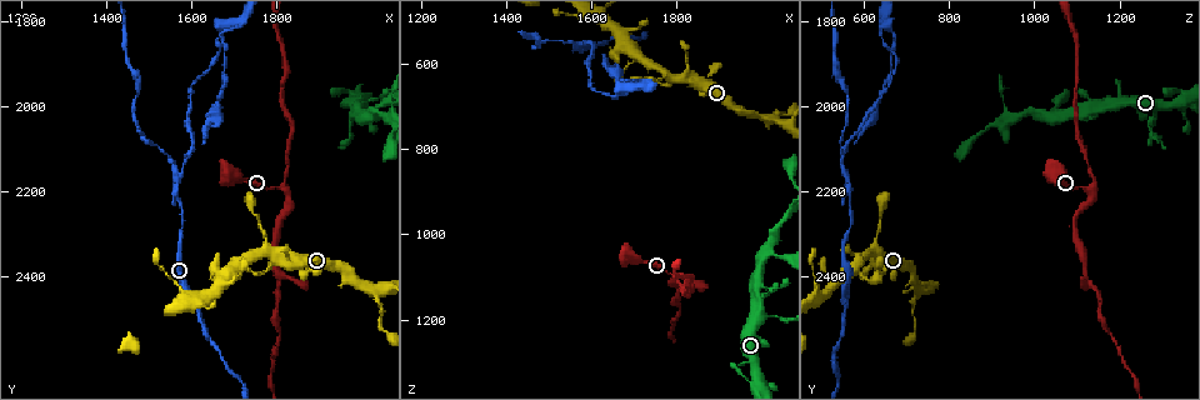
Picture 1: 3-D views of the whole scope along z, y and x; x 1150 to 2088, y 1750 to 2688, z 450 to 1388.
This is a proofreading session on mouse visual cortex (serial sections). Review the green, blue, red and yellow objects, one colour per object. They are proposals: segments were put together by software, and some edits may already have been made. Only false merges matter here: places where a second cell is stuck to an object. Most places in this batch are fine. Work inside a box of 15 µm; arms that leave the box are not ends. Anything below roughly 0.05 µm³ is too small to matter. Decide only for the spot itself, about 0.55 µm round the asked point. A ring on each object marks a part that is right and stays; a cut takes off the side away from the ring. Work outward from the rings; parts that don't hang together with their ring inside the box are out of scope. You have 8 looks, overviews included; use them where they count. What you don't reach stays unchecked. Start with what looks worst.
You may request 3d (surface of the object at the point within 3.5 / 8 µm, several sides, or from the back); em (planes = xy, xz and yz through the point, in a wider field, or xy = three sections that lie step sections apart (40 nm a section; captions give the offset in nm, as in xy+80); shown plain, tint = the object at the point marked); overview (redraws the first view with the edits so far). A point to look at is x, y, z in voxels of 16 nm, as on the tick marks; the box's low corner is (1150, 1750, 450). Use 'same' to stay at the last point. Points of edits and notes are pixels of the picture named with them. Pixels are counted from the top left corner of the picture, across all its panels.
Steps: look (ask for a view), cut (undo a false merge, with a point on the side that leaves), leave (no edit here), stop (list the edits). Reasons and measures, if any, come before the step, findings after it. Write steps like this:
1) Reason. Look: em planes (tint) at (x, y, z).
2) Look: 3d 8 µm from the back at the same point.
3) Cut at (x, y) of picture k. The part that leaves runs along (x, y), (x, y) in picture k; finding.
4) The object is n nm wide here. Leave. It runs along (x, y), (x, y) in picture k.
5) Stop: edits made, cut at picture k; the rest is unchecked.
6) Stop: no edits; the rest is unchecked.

Arms part here. Look: 3d 8 µm at (1565, 2170, 560).

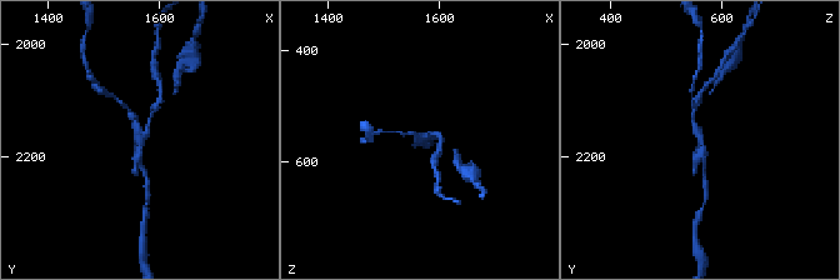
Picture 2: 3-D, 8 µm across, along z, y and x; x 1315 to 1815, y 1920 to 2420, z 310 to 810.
3 arms meet here; the arms are 100, 150, 150 nm wide; need the tissue. Look: em xy step 3 (tint) at (1570, 2165, 560).

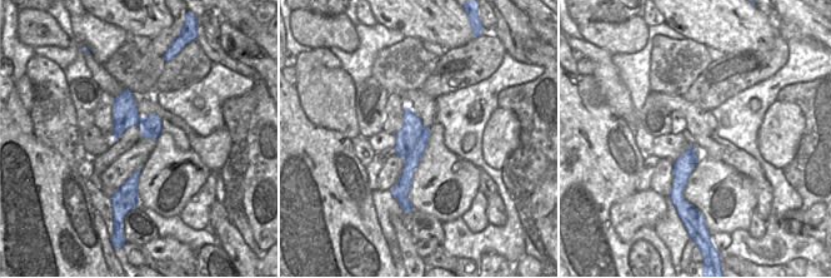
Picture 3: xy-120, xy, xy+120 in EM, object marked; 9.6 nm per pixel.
Cut at (435, 135) of picture 2. The part that leaves runs along (136, 158), (155, 110) in picture 2; two cells meet here.

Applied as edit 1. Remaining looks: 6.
Side arm on a straight run. Look: 3d 3.5 µm at (1820, 2195, 1125).

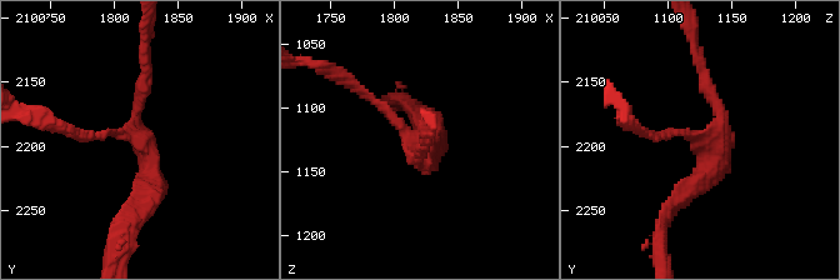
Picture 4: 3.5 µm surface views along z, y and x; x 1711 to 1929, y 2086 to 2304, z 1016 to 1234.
Now the EM. Look: em planes (tint) at (1820, 2194, 1130).

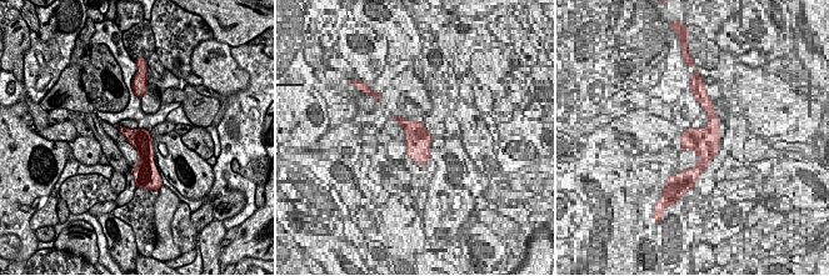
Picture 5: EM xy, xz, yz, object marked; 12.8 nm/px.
Look: em xy step 3 (tint) at the same point.

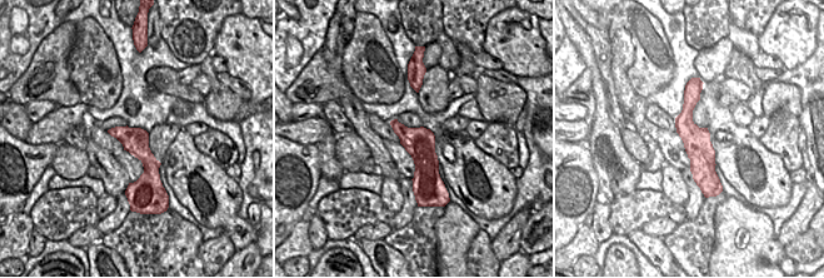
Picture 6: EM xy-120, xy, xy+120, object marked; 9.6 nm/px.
The arms are 150, 150, 300 nm wide. Leave. All the same cell.

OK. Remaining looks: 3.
Sharp bend. Look: 3d 3.5 µm at (1990, 1980, 1350).

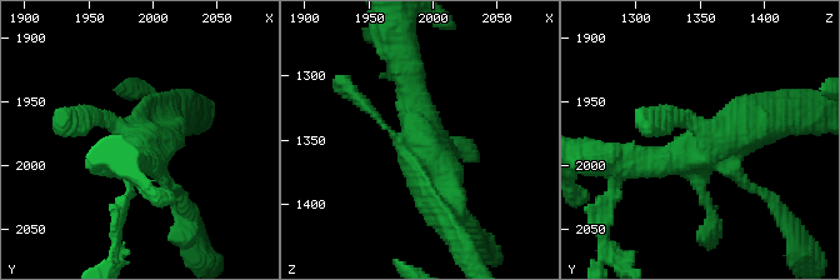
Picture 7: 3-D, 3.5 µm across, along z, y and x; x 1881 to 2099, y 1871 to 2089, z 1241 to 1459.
Look: em xy step 1 (tint) at (1990, 1984, 1348).

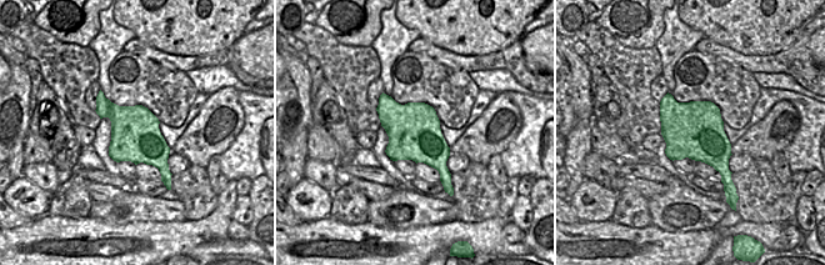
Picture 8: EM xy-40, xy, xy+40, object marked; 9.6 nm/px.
Leave. It runs along (624, 158), (736, 135), (746, 100) in picture 7; all the same cell.

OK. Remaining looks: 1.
Stop: edits made, cut at picture 2; the rest is unchecked.

